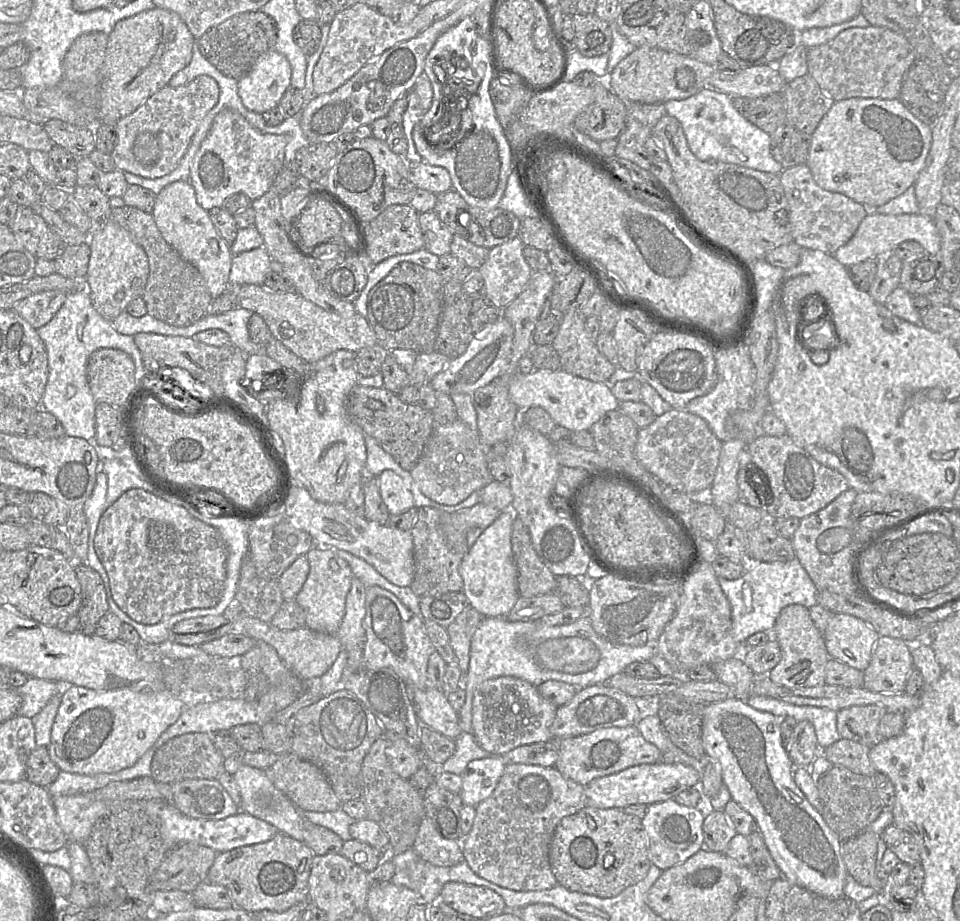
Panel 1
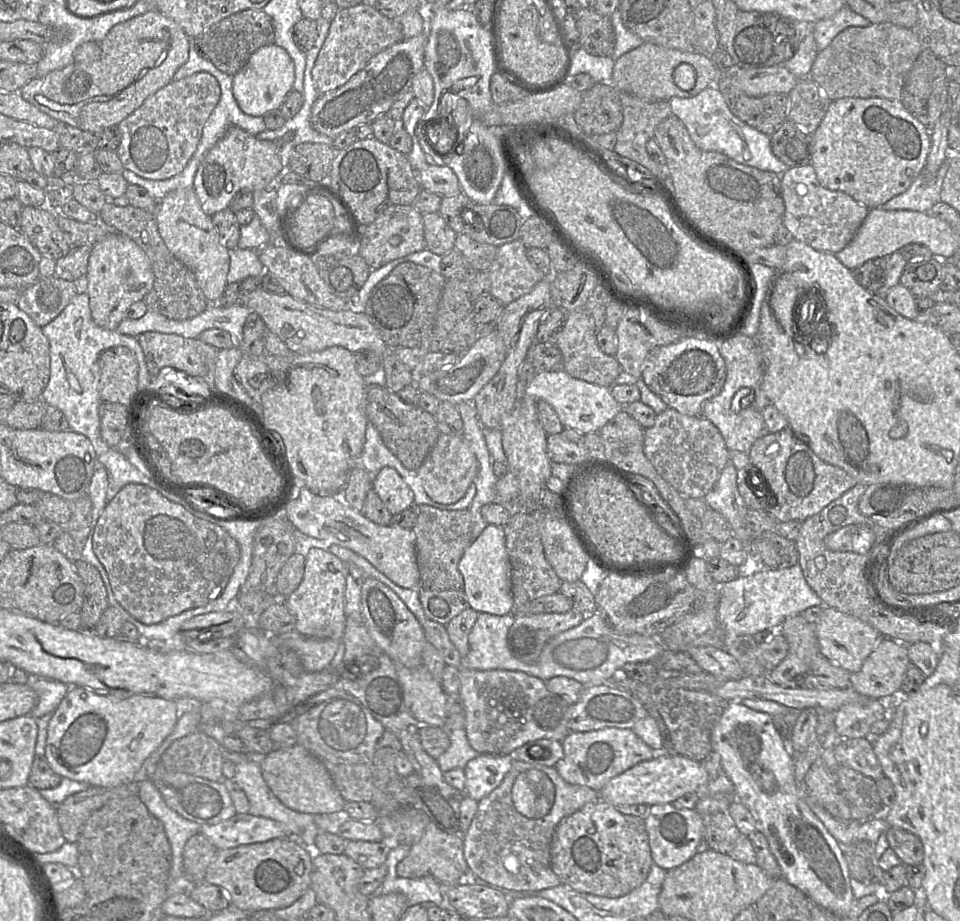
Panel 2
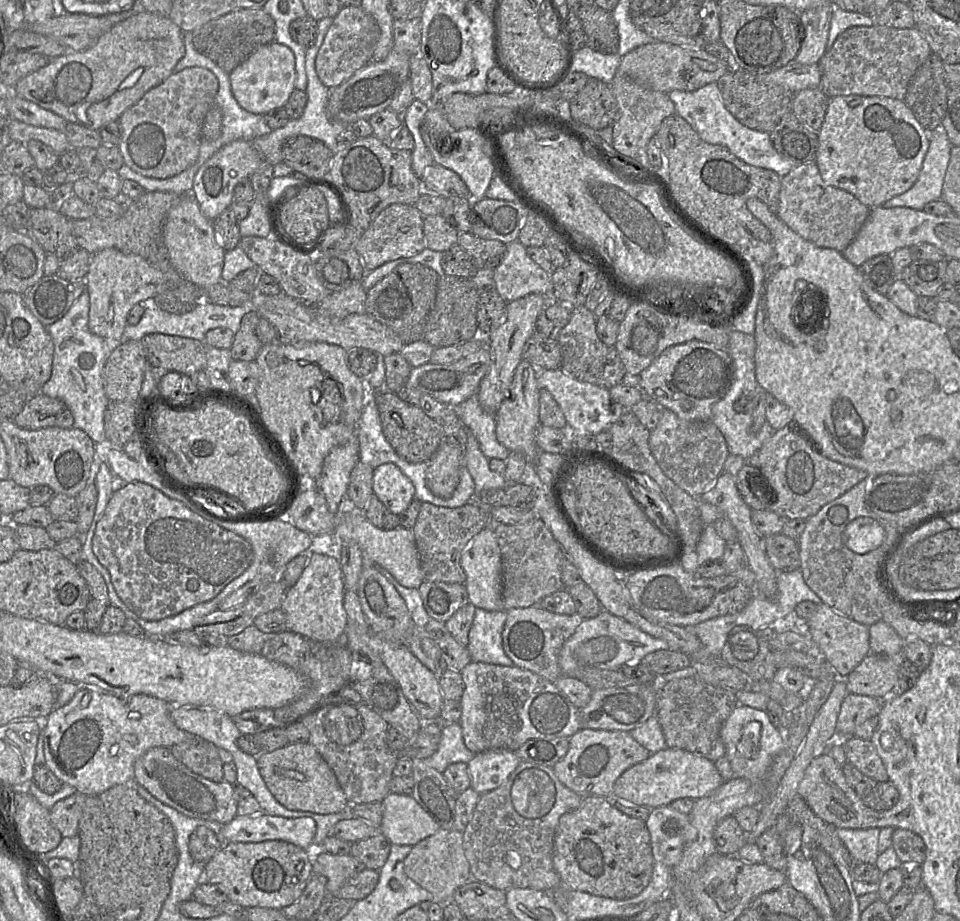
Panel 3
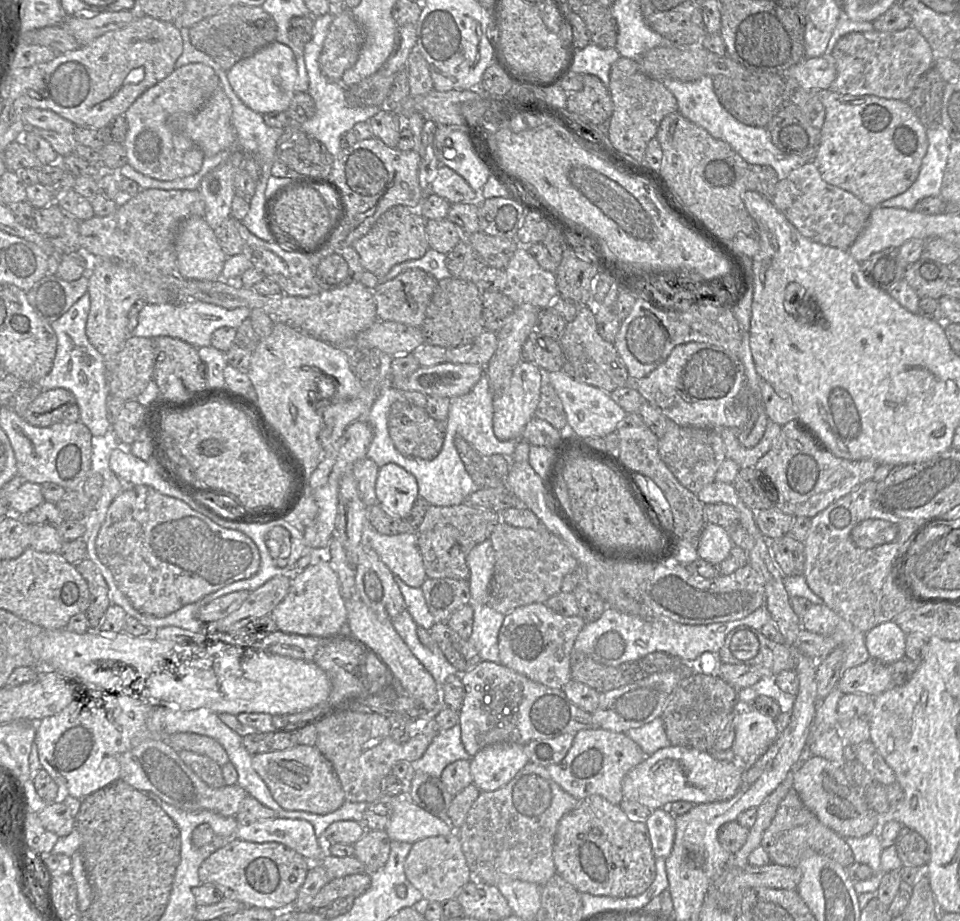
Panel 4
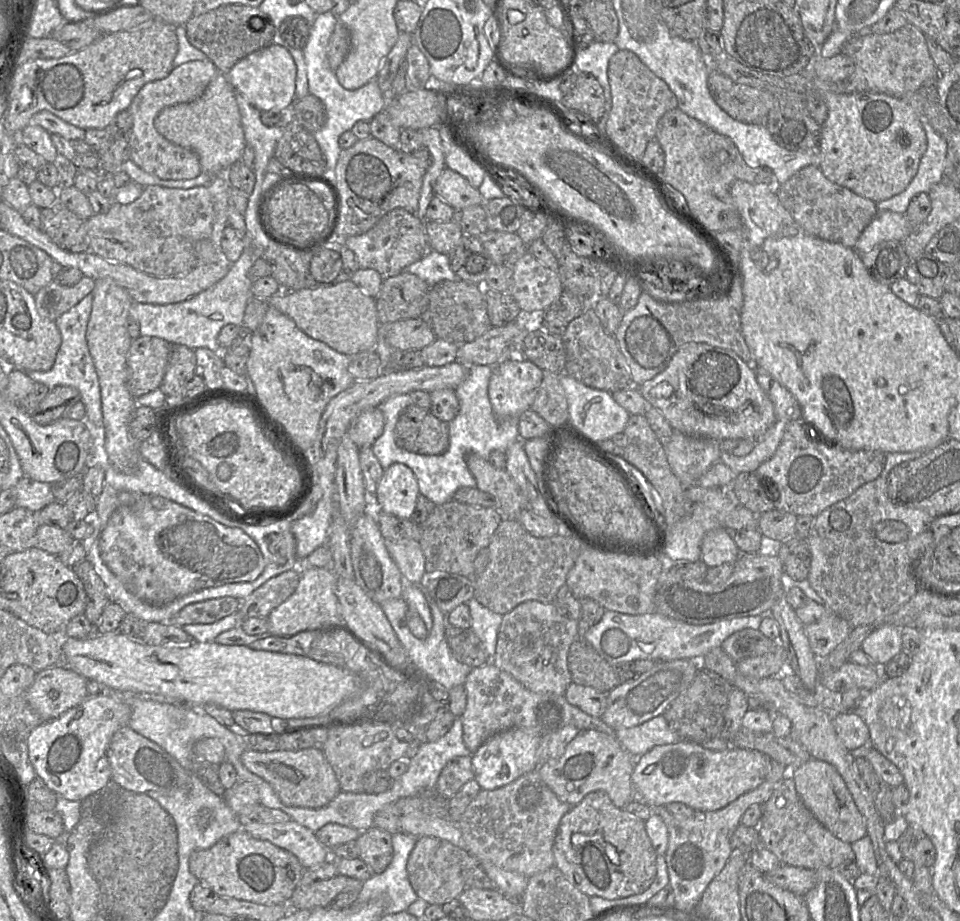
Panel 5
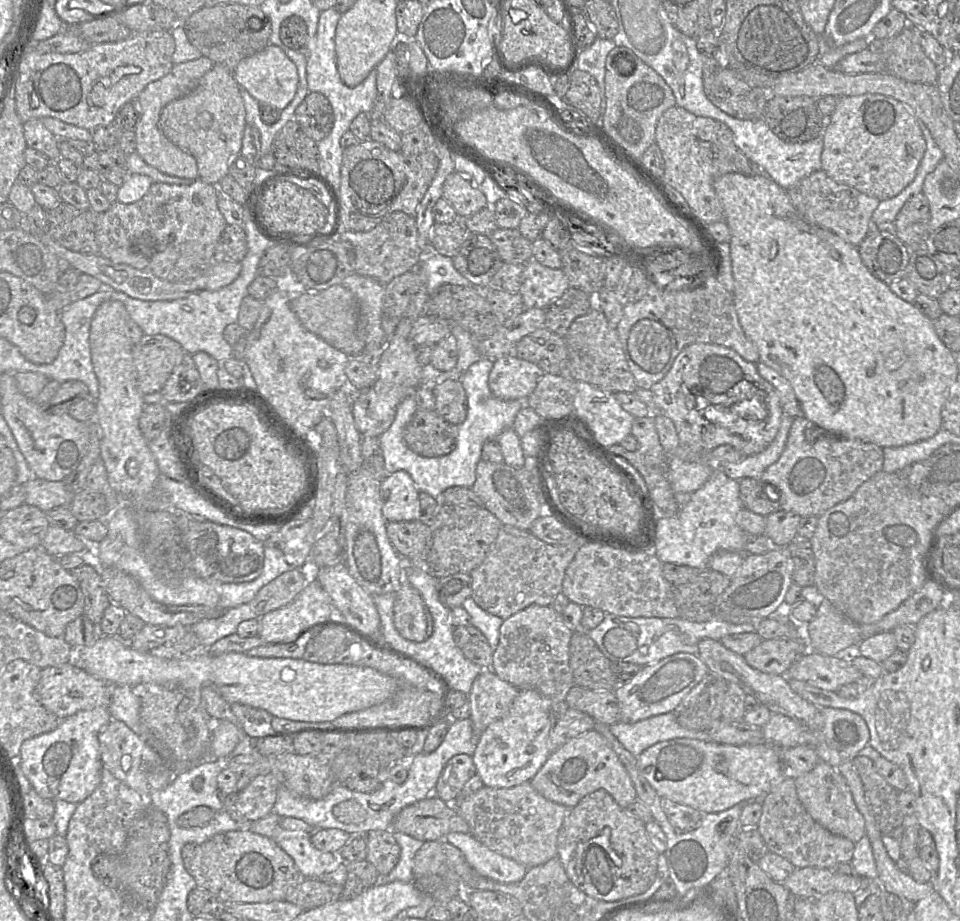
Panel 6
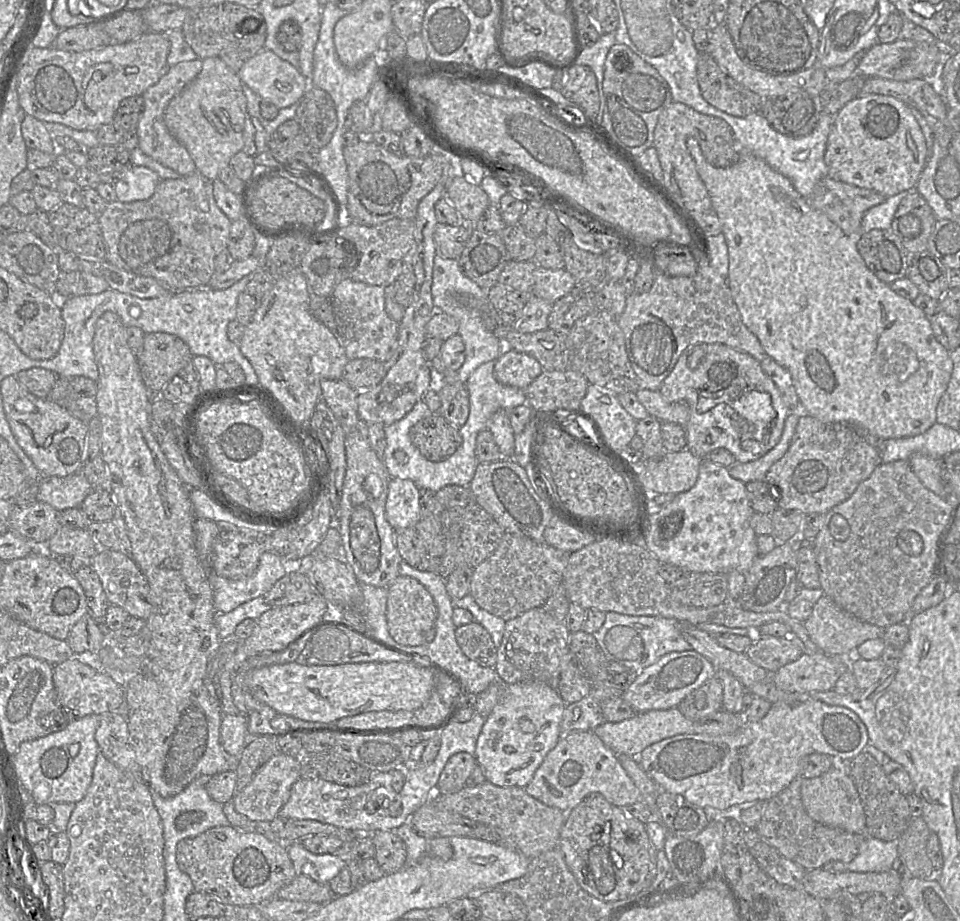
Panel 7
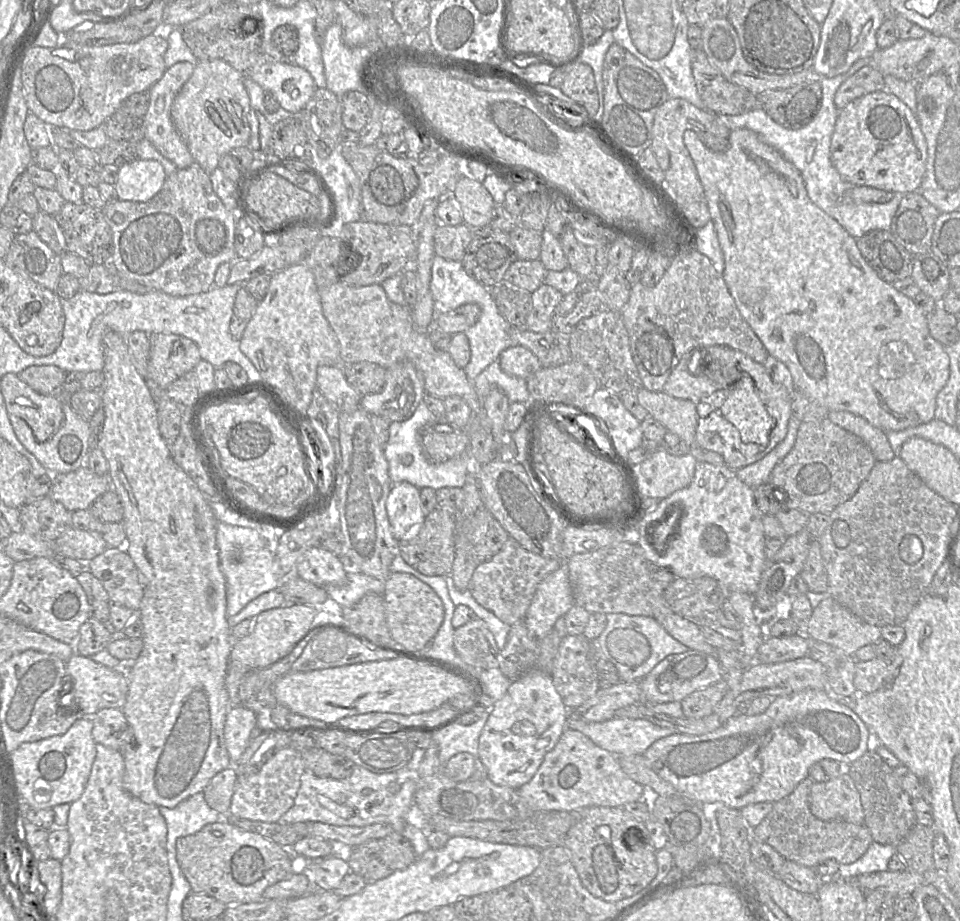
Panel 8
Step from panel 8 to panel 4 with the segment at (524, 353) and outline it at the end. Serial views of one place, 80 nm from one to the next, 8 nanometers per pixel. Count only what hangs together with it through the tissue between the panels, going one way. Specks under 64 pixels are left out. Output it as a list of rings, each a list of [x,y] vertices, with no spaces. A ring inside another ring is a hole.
[[[521,360],[513,369],[508,386],[493,395],[493,432],[499,440],[522,438],[526,424],[535,417],[535,410],[540,400],[541,381],[540,368]]]

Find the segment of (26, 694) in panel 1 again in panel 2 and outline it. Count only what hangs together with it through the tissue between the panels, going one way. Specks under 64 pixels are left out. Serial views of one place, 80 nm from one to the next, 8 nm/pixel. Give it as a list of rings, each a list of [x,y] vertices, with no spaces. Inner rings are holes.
[[[30,675],[27,683],[38,695],[38,702],[29,714],[34,719],[52,714],[69,691],[69,686],[49,678]]]

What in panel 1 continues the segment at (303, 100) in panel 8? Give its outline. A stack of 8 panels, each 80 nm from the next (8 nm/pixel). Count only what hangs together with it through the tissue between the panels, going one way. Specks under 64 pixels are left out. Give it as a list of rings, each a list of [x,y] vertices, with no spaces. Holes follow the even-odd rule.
[[[275,49],[261,55],[251,70],[238,80],[238,93],[243,105],[259,114],[278,107],[290,87],[290,63]]]

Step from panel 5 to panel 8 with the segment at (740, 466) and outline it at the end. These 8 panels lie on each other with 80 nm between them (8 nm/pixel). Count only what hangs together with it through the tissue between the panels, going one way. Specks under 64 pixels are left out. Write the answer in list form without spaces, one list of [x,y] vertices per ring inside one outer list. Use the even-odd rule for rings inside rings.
[[[795,417],[790,418],[786,437],[765,457],[736,471],[739,480],[754,489],[767,484],[773,468],[793,448],[801,421]]]

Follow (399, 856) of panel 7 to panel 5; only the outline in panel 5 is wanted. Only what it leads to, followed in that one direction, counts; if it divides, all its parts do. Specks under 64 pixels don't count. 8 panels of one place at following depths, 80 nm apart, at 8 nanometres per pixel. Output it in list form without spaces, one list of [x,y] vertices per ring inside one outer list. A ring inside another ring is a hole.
[[[377,827],[360,832],[356,839],[359,858],[373,874],[382,873],[393,858],[392,834]]]

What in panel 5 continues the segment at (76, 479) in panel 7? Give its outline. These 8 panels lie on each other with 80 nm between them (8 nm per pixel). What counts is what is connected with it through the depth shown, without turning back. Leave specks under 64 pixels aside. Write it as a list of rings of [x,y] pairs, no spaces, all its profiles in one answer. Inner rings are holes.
[[[22,477],[15,489],[15,506],[28,509],[32,512],[39,511],[55,501],[51,484]]]

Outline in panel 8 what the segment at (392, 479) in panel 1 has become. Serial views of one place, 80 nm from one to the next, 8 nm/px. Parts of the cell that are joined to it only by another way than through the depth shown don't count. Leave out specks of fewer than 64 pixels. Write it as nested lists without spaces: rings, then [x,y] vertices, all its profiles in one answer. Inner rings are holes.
[[[409,482],[392,484],[386,499],[386,512],[393,536],[397,541],[409,540],[417,535],[416,528],[421,527],[426,514],[422,509],[420,489]]]

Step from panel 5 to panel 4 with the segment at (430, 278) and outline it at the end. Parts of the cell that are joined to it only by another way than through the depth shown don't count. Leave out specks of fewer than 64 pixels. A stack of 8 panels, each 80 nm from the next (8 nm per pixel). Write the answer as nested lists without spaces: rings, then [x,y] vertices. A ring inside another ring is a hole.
[[[429,248],[424,256],[419,259],[408,260],[393,266],[389,272],[383,277],[379,278],[381,282],[386,282],[393,279],[400,273],[409,269],[421,269],[431,274],[437,281],[444,278],[452,277],[448,268],[446,267],[446,255]]]

